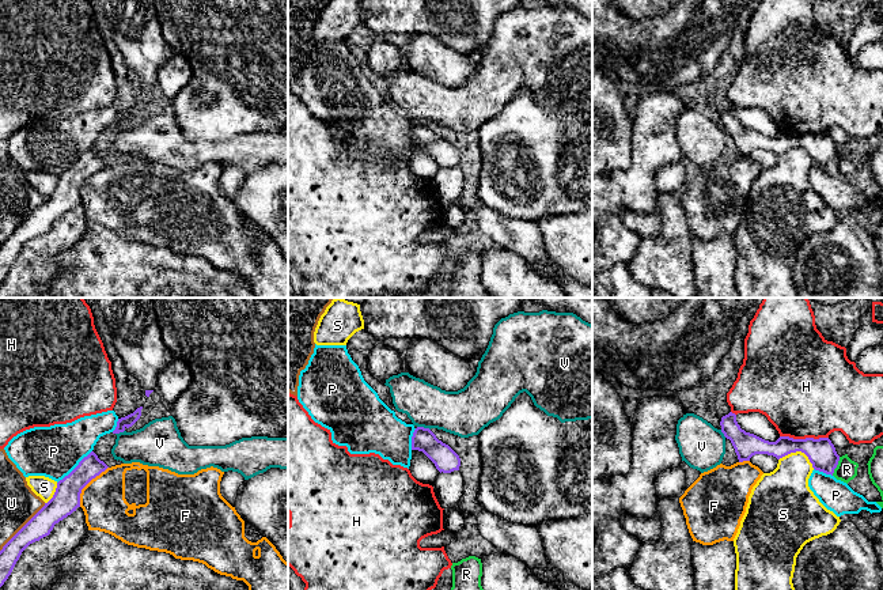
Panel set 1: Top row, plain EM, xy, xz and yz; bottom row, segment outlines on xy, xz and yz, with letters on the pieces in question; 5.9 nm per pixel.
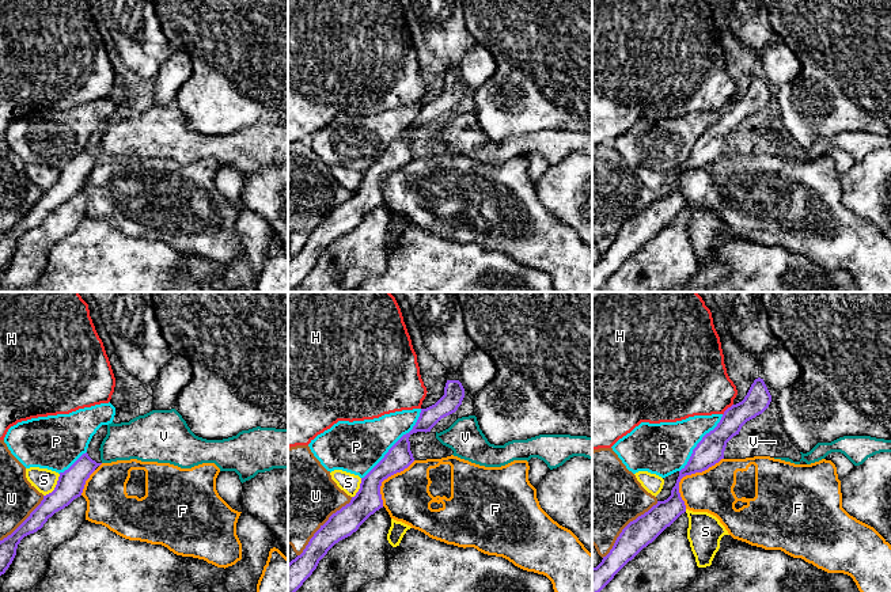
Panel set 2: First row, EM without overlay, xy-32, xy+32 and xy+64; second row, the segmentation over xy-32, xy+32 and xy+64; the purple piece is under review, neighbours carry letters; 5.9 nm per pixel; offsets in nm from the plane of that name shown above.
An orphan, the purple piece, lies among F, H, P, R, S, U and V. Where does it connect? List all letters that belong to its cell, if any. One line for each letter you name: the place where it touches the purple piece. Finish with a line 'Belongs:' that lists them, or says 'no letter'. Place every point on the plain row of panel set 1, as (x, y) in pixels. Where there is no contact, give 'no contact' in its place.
Belongs: no letter

